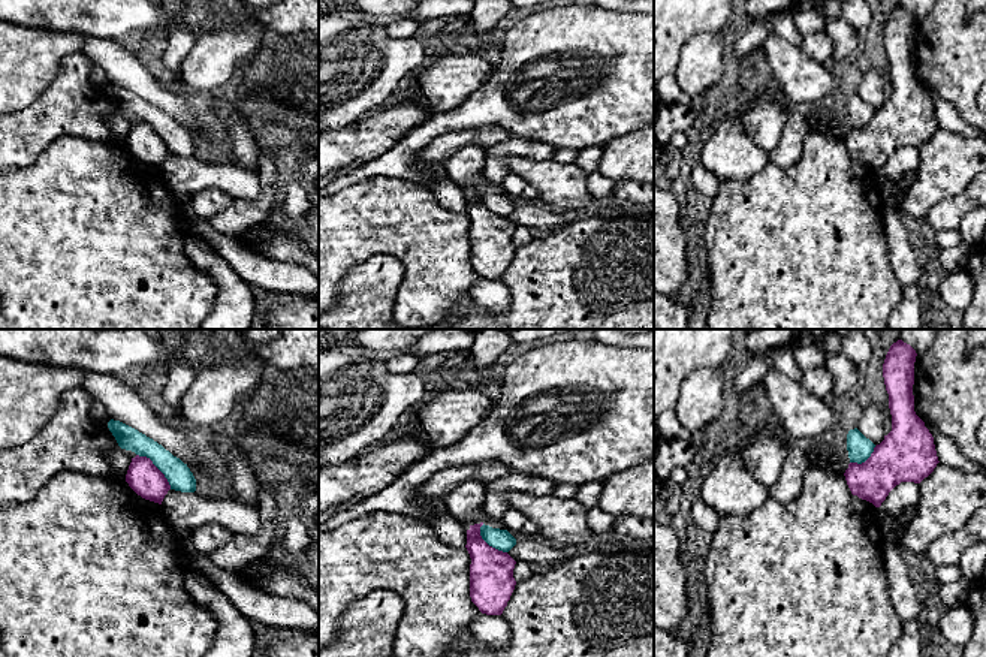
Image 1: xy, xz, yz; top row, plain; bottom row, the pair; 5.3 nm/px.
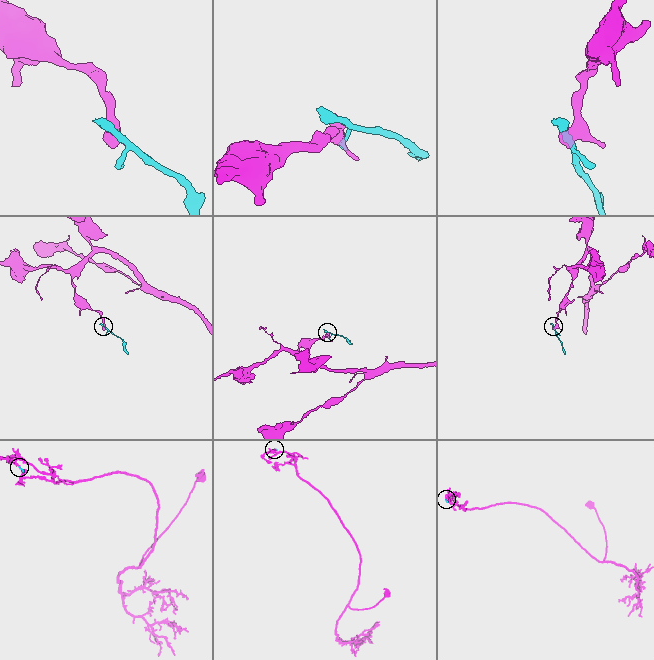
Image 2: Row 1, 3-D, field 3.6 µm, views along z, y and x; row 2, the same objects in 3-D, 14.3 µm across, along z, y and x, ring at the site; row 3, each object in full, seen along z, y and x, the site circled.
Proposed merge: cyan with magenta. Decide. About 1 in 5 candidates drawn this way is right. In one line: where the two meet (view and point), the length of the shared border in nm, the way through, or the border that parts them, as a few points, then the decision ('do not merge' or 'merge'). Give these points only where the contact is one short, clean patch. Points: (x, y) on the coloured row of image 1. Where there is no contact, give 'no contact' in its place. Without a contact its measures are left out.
meets cyan in xy at (156, 466); contact 260 nm long; border along xy (136, 454), (145, 455), (163, 475), (171, 488); do not merge

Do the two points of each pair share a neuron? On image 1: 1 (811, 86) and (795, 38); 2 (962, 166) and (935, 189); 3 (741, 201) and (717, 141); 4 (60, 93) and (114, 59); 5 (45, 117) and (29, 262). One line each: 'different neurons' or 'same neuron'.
1: different neurons
2: same neuron
3: different neurons
4: different neurons
5: different neurons

